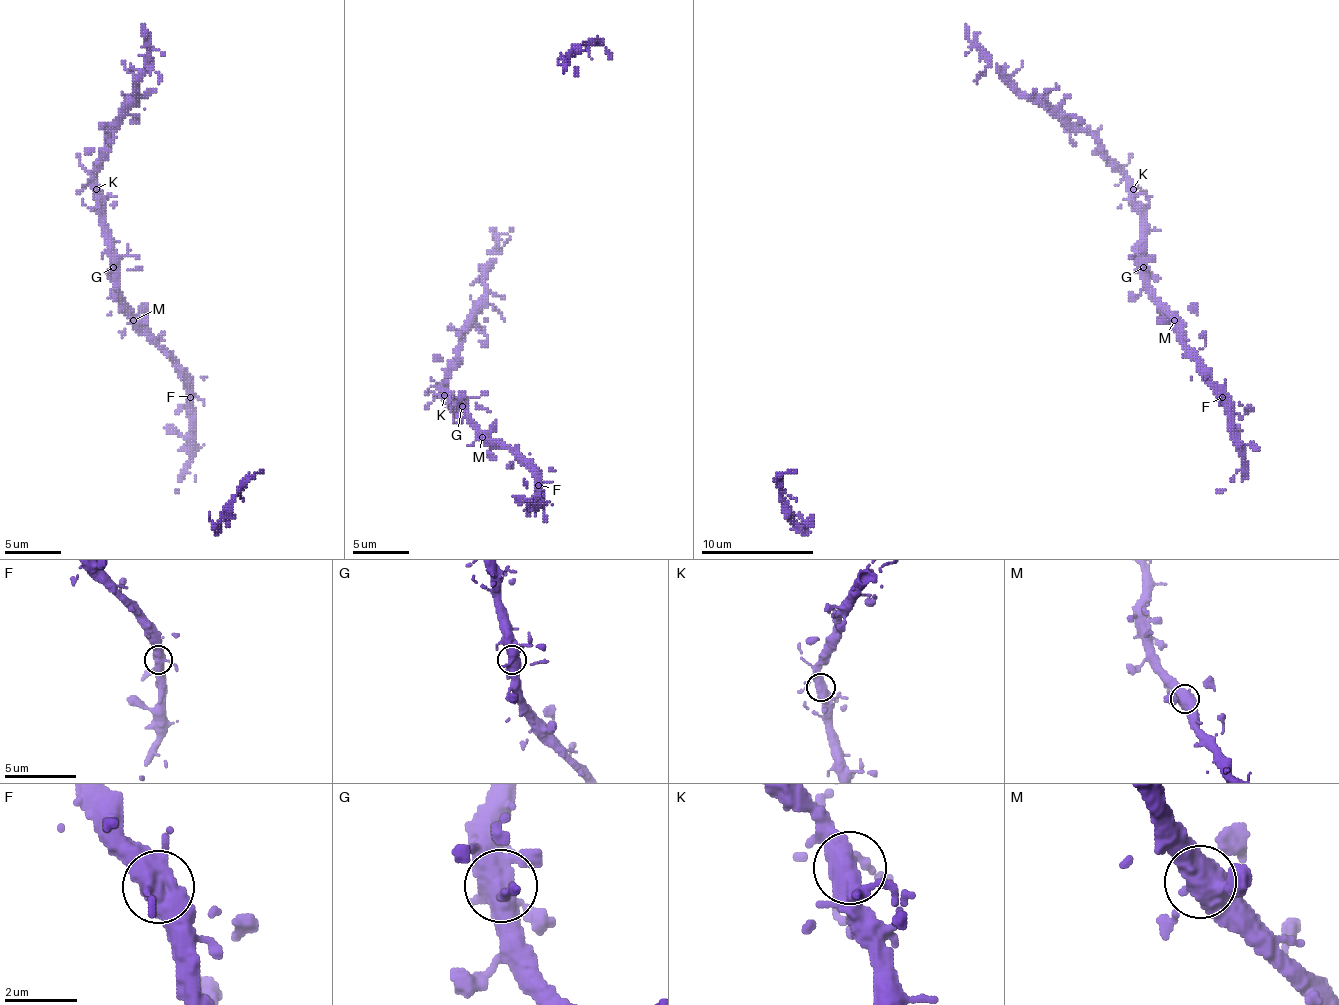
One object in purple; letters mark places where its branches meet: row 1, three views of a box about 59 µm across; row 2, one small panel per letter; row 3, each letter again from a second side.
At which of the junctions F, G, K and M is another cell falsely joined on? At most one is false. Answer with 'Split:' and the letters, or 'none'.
Split: none

